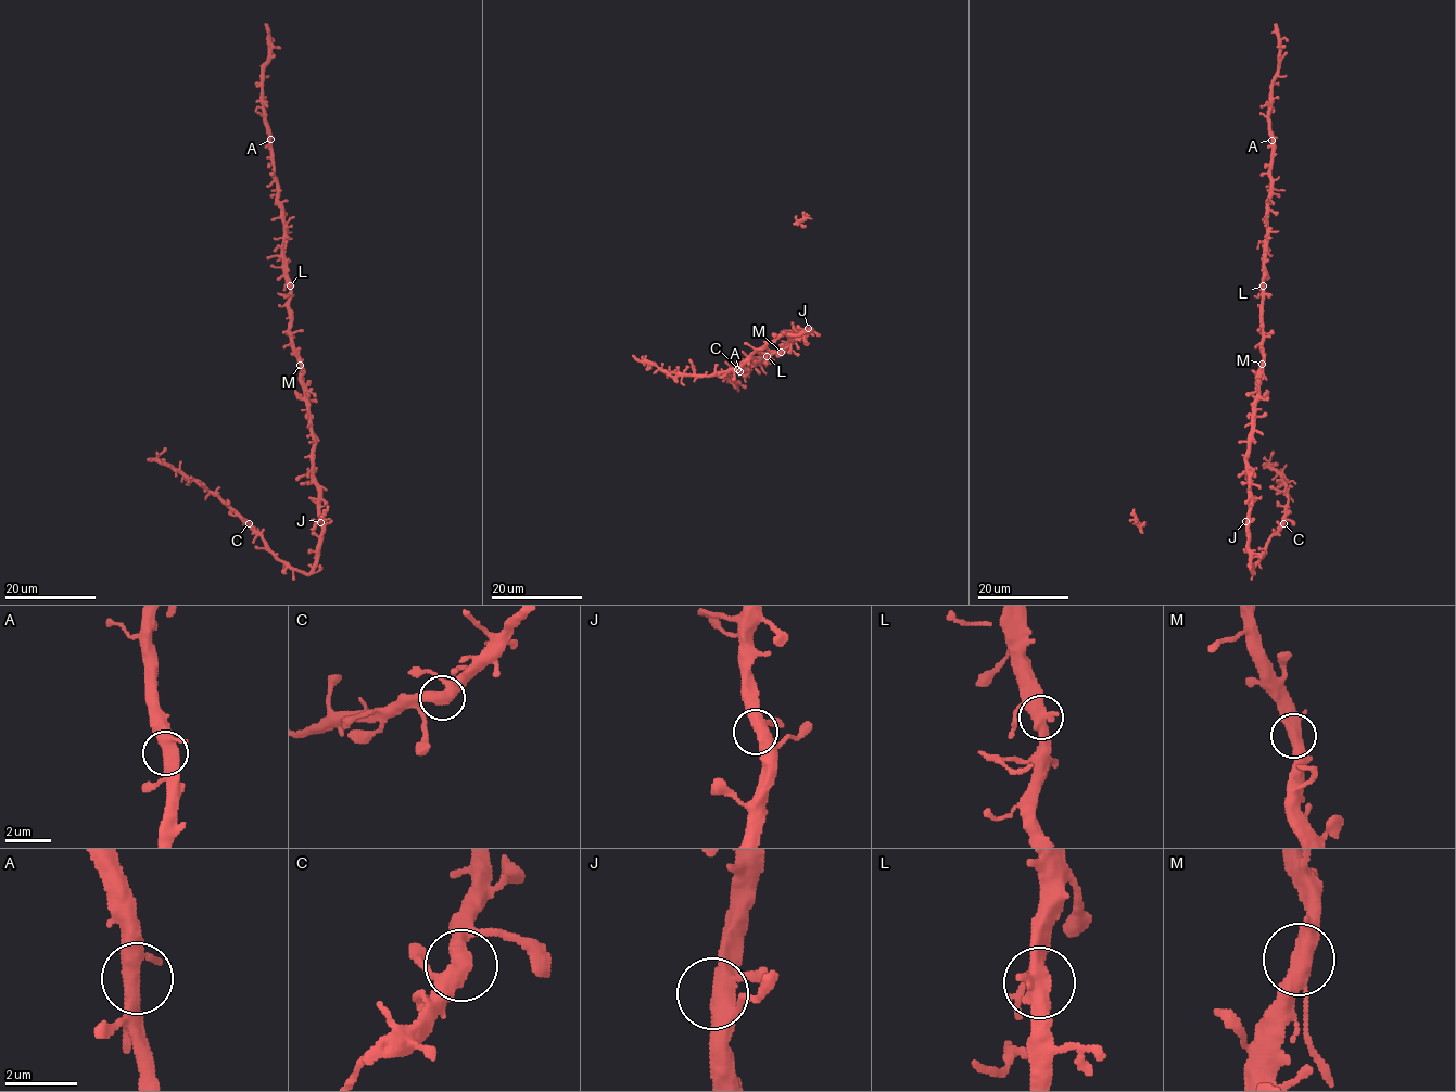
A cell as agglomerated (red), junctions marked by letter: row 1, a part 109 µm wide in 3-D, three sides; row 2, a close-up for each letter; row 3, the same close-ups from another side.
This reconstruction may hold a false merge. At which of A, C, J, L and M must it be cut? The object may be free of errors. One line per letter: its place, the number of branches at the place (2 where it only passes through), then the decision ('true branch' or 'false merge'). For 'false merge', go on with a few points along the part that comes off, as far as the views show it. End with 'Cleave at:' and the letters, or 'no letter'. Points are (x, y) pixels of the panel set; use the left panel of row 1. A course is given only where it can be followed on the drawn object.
A: (270, 139) | 3 | true branch
C: (249, 523) | 3 | true branch
J: (320, 522) | 3 | true branch
L: (290, 286) | 3 | true branch
M: (300, 365) | 3 | true branch
Cleave at: no letter

